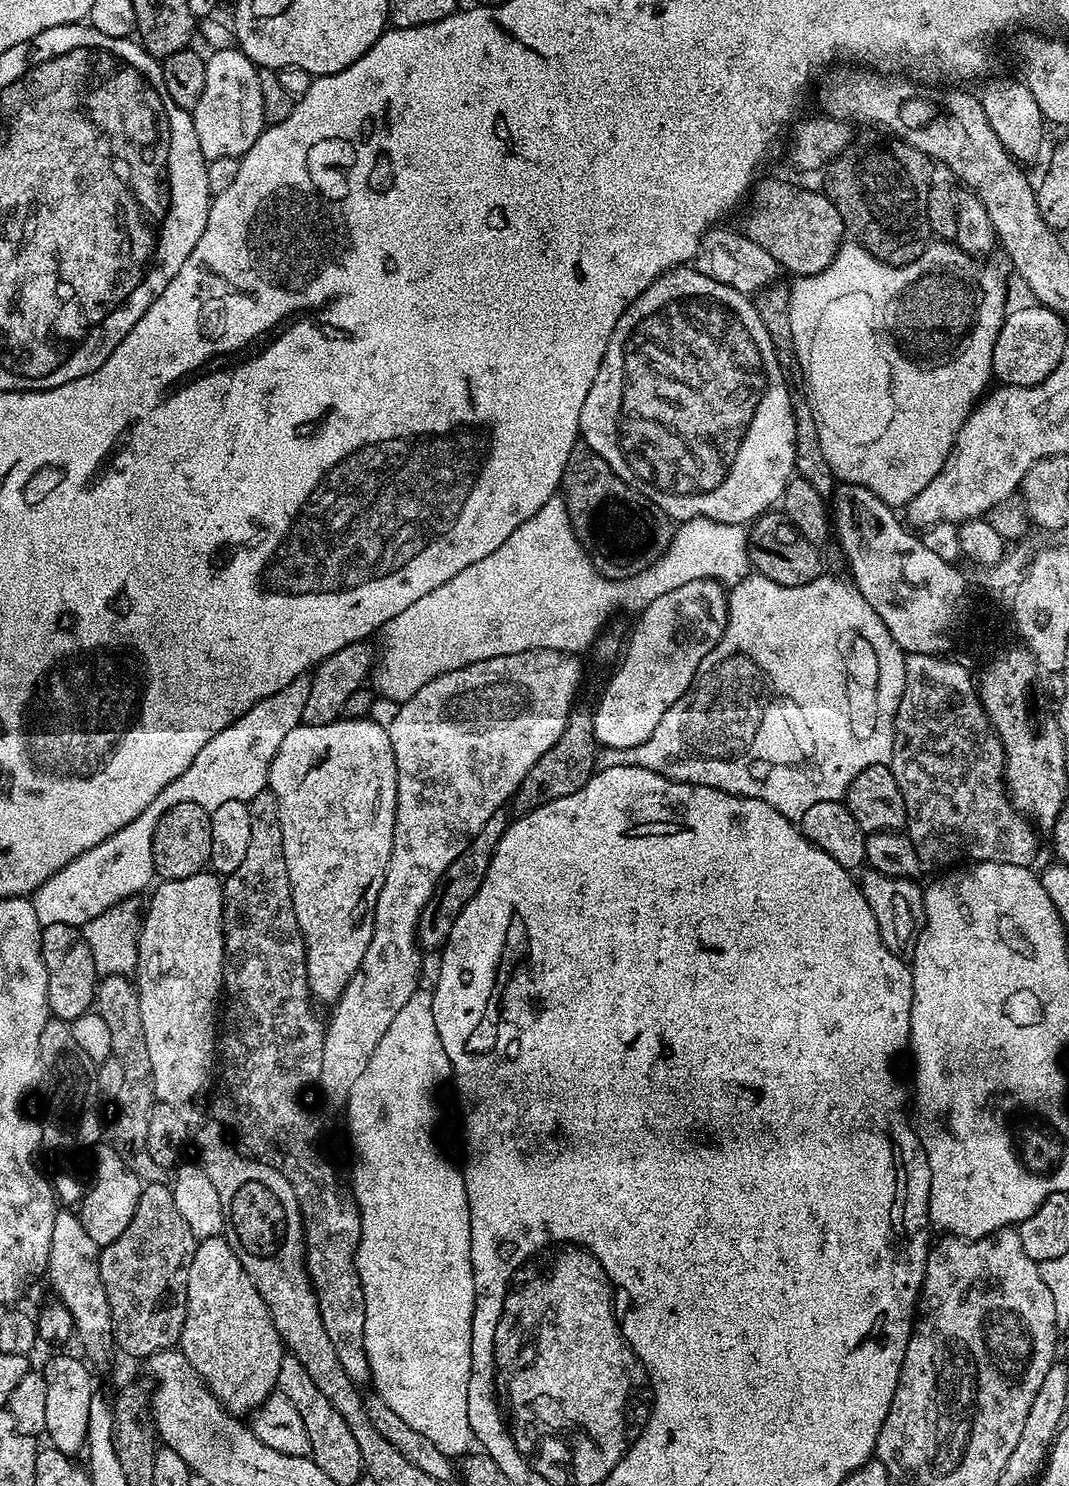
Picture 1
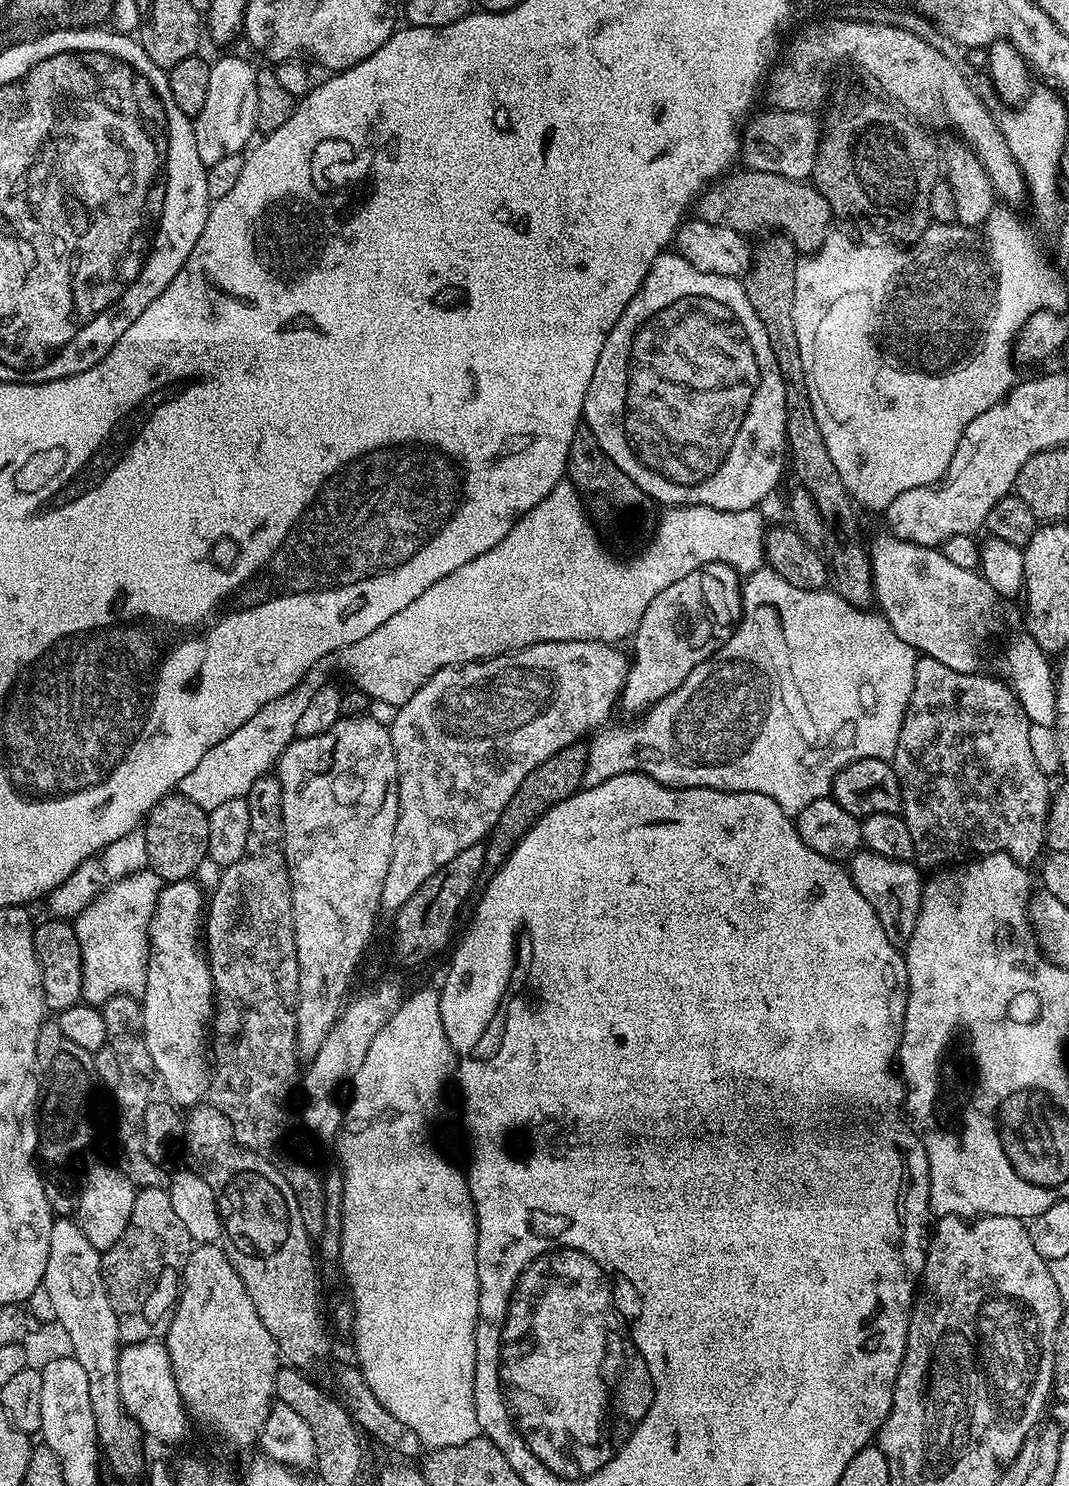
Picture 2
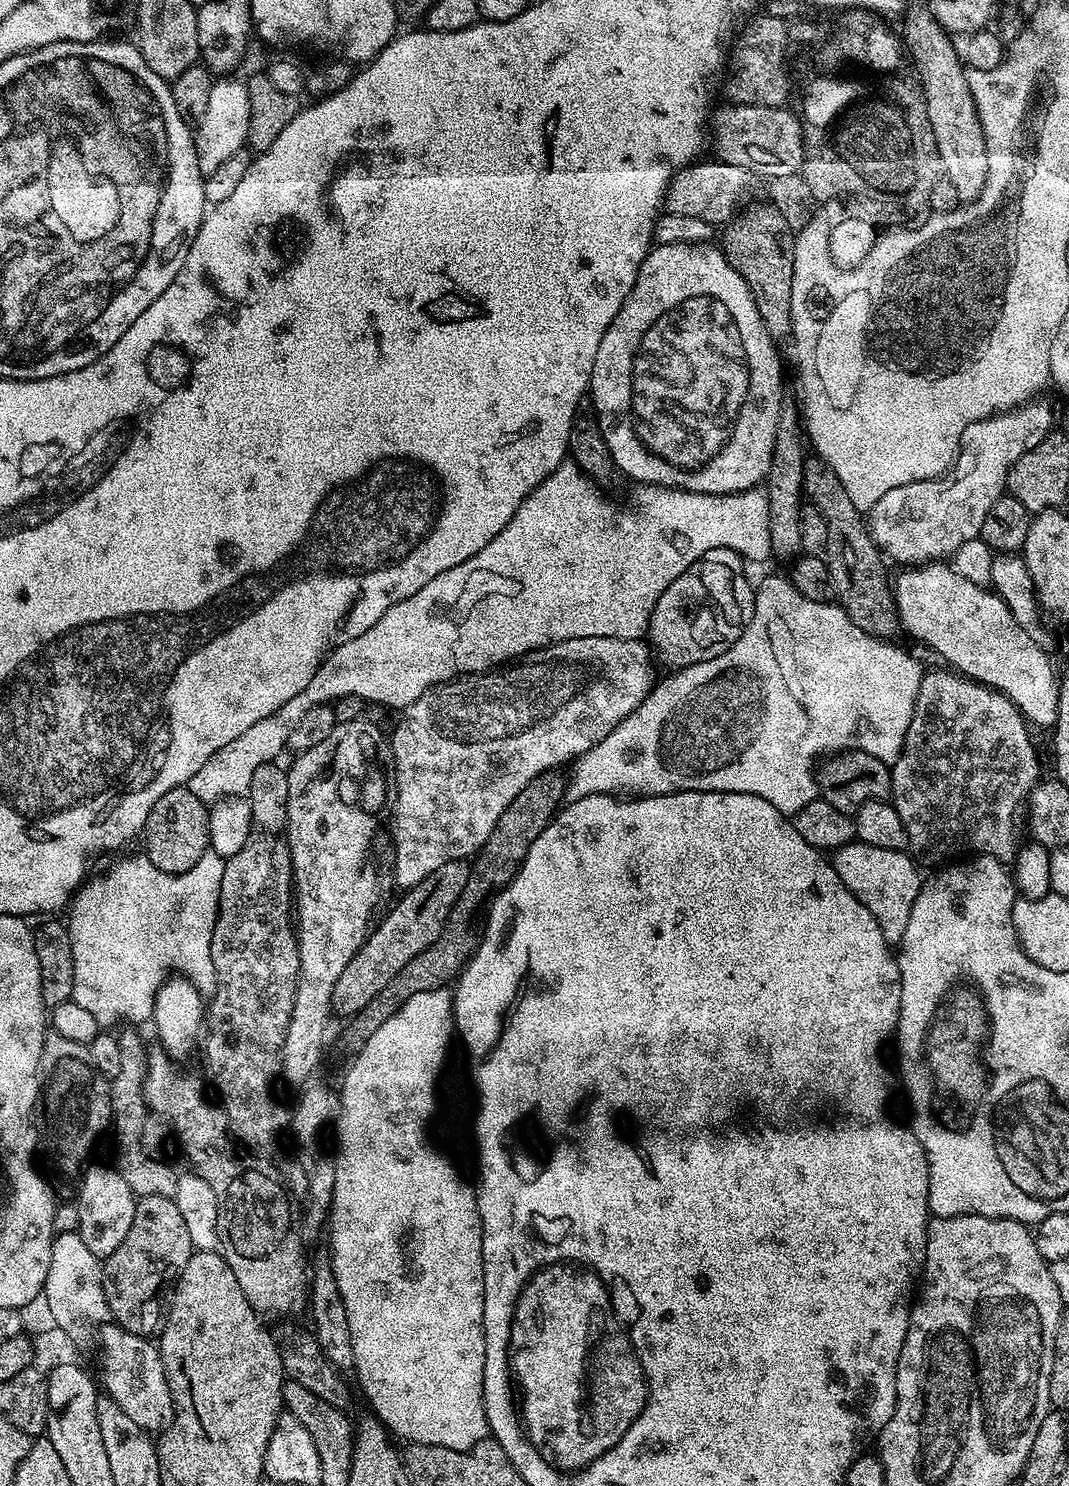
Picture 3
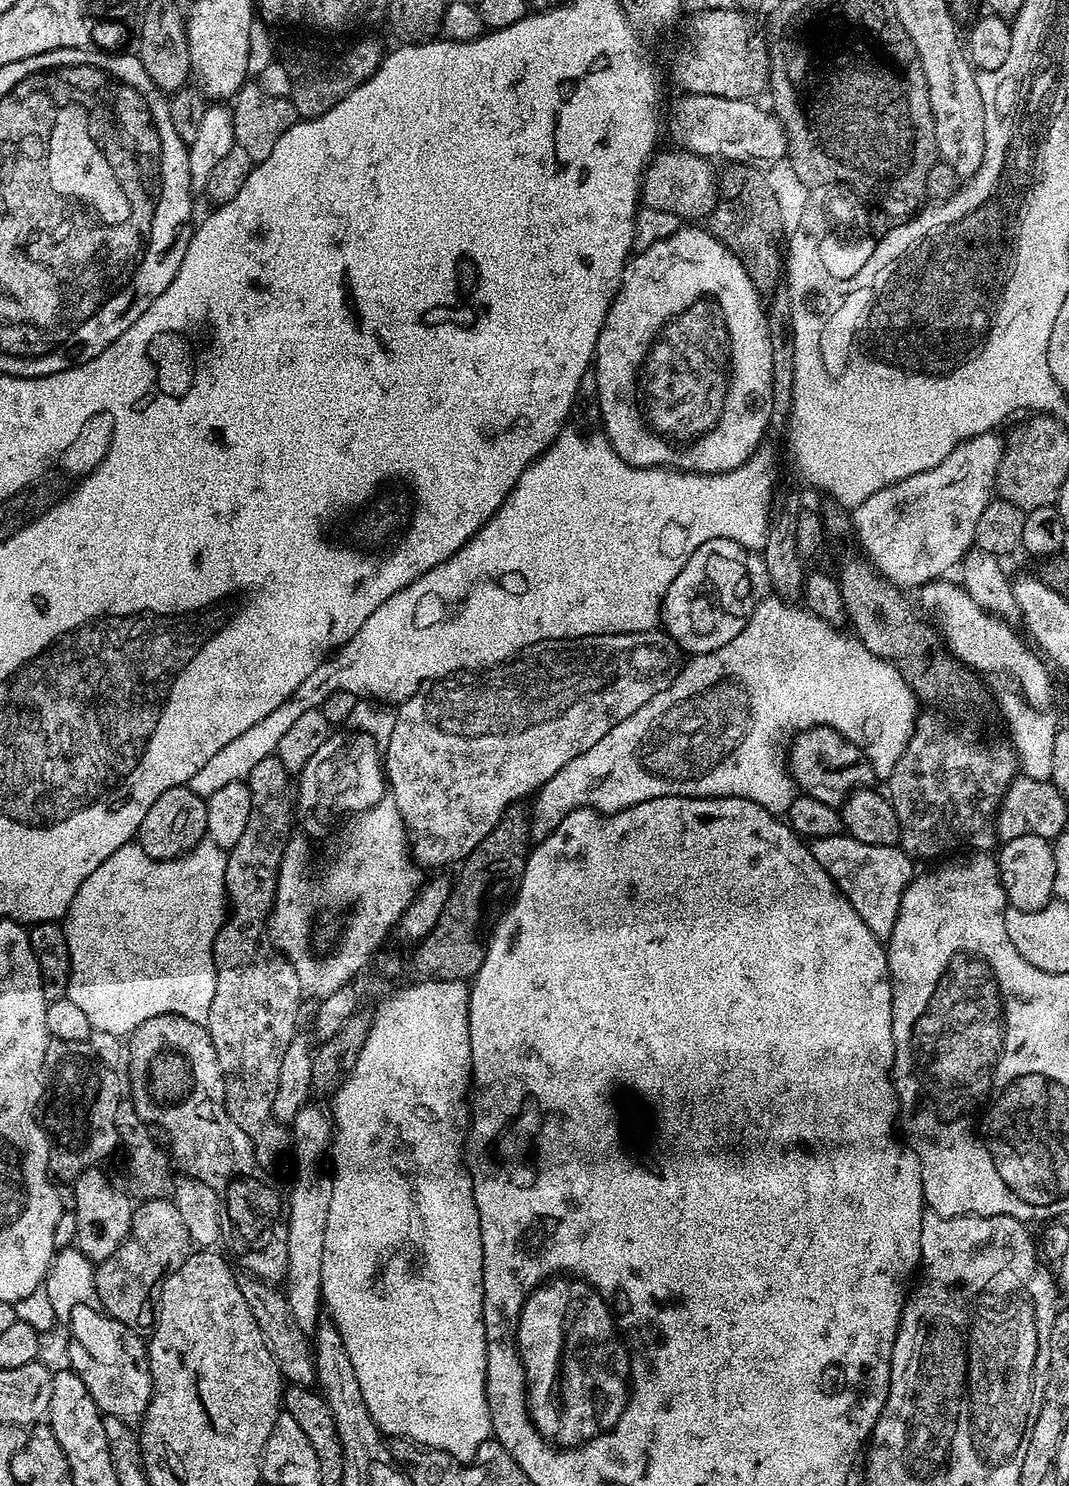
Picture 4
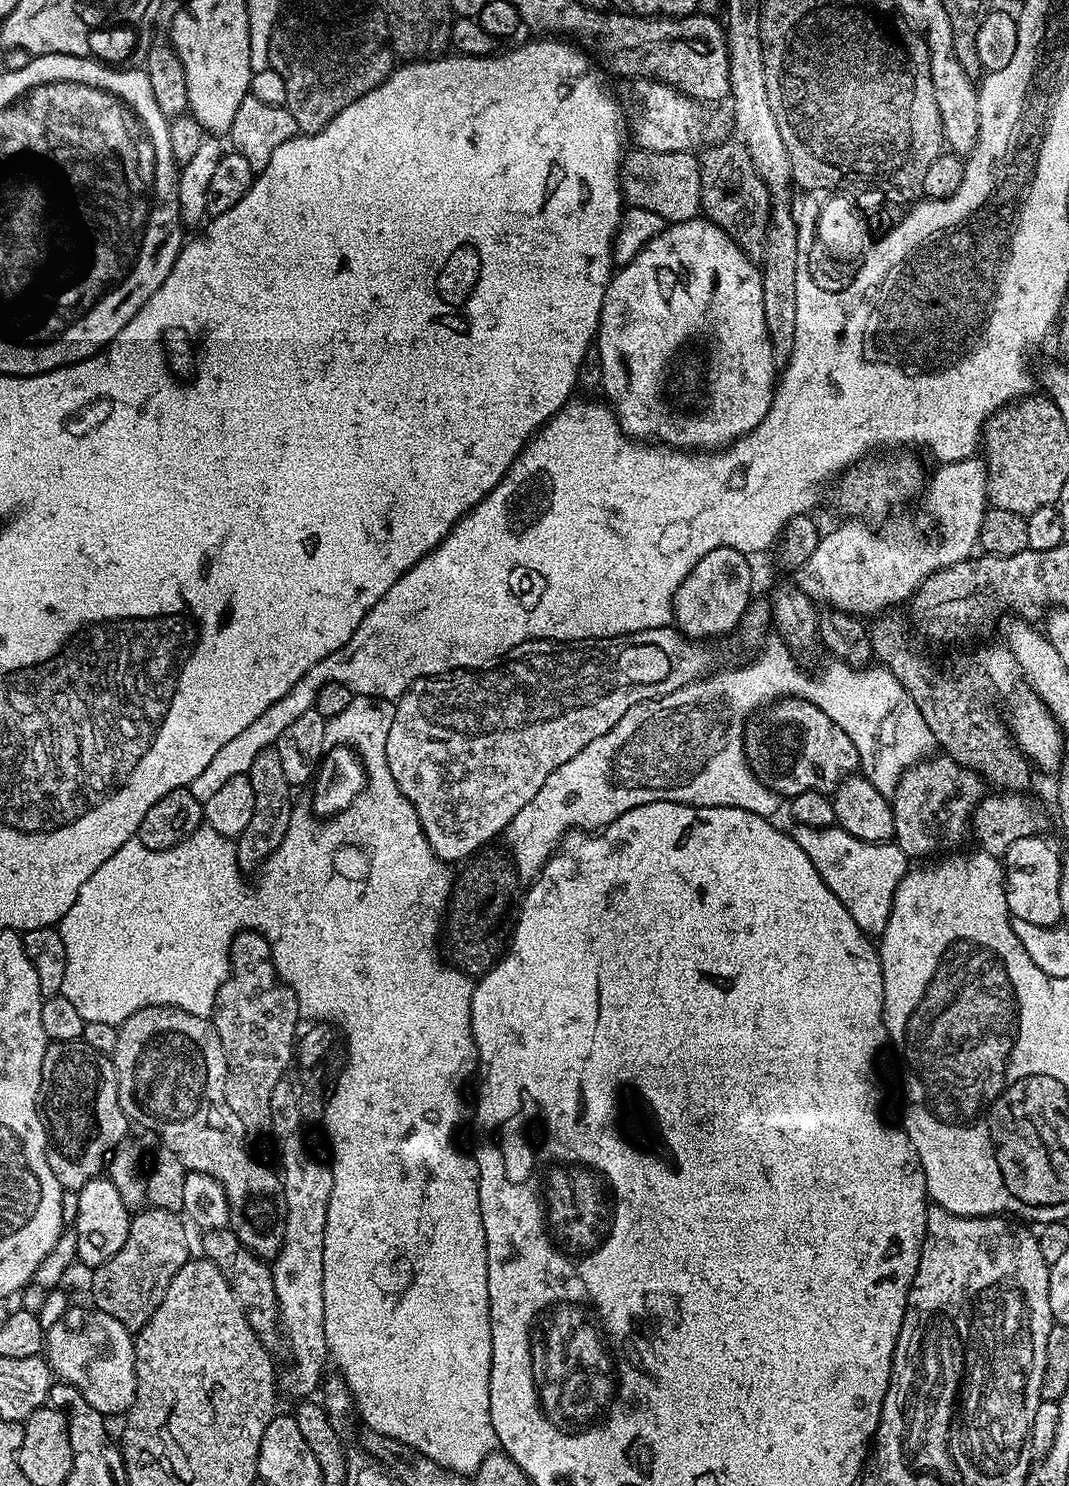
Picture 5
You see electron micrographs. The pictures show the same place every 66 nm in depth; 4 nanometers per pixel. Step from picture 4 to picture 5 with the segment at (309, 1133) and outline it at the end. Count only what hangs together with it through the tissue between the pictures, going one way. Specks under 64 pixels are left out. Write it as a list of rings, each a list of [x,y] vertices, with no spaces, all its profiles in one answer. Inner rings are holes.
[[[301,1133],[288,1135],[279,1141],[283,1198],[287,1218],[284,1220],[283,1246],[273,1259],[271,1270],[275,1294],[278,1296],[280,1327],[286,1348],[292,1351],[293,1364],[281,1371],[278,1384],[288,1396],[308,1398],[321,1387],[329,1367],[326,1342],[325,1299],[322,1296],[323,1251],[325,1249],[326,1210],[333,1189],[331,1167],[314,1158],[304,1146]]]

